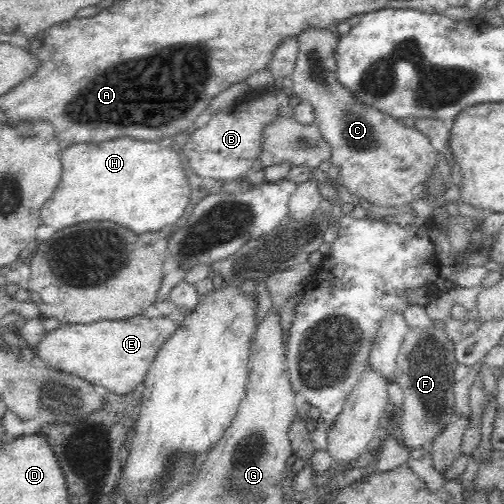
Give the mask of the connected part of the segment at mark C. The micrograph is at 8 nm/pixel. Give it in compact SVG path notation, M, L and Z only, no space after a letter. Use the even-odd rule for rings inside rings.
M306 28L297 36L299 42L299 53L296 66L294 67L291 79L294 82L292 93L301 100L307 100L313 106L314 118L319 122L321 135L331 146L331 164L340 166L338 180L346 187L348 192L364 202L384 207L408 206L412 200L424 198L424 180L434 170L436 164L436 151L430 145L430 139L416 131L414 127L407 128L402 119L393 119L378 109L366 107L356 101L353 93L349 92L339 84L336 79L336 61L334 50L338 44L338 35L333 29Z

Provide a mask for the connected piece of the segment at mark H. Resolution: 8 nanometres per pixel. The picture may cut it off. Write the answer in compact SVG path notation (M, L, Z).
M120 137L97 145L73 144L63 149L61 163L63 173L60 182L39 212L42 225L52 226L55 230L88 220L112 220L130 228L136 234L154 232L166 224L174 224L182 216L190 200L186 165L171 146L162 146L160 142L144 142L134 140L132 137Z

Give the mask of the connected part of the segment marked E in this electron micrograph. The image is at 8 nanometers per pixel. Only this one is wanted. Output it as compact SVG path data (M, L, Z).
M137 315L126 320L100 320L92 324L64 324L58 330L47 332L41 339L38 348L40 363L53 369L67 372L78 376L92 384L104 387L108 394L119 396L129 395L136 391L138 385L144 382L148 369L164 346L164 341L168 340L178 328L182 326L180 319L171 317L160 317L148 319L143 315Z

